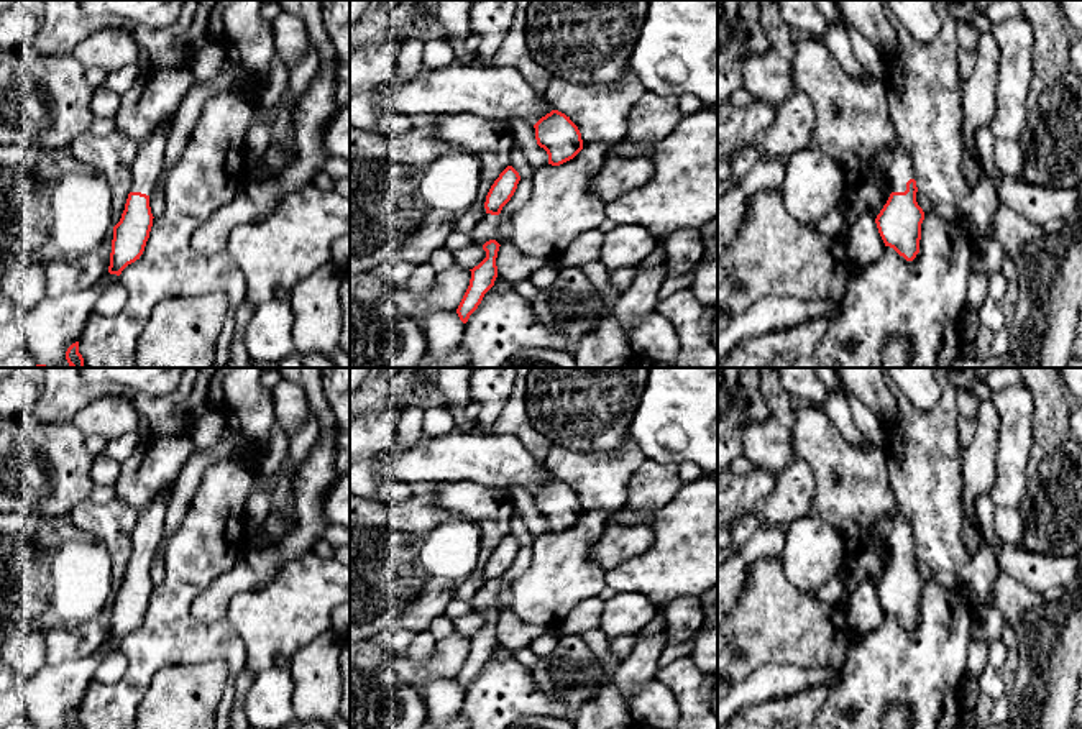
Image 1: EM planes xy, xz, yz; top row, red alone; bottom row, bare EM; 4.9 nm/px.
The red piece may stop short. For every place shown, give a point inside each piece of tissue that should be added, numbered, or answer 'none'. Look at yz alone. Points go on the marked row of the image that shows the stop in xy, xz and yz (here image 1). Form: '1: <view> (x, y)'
1: yz (895, 160)

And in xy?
1: xy (150, 156)

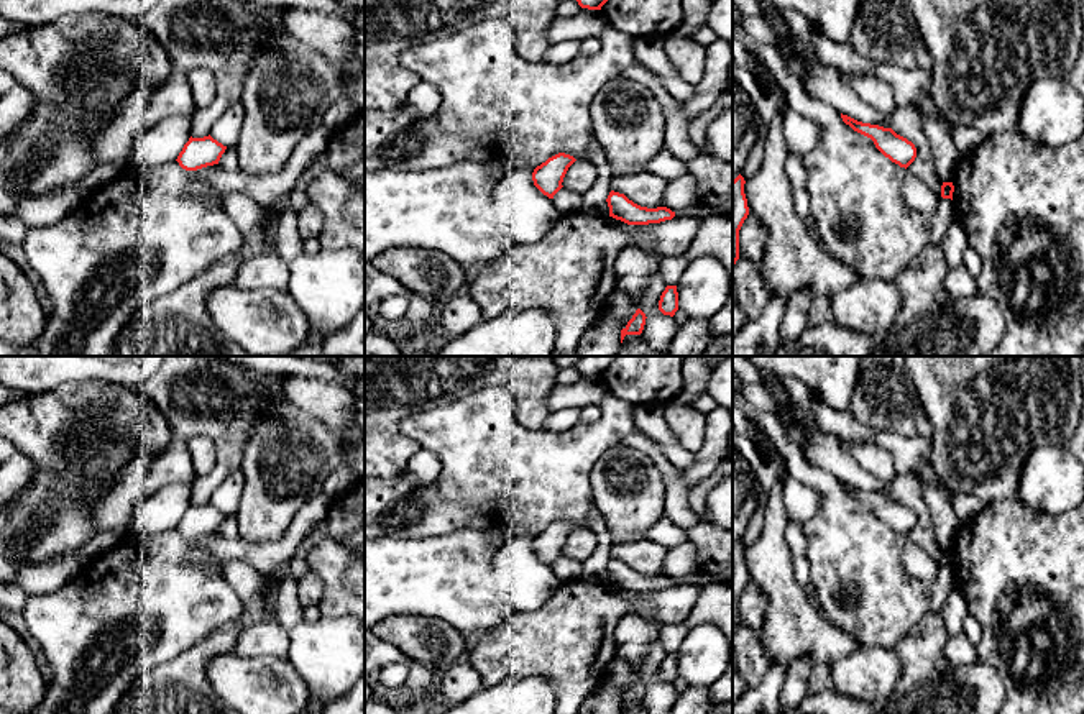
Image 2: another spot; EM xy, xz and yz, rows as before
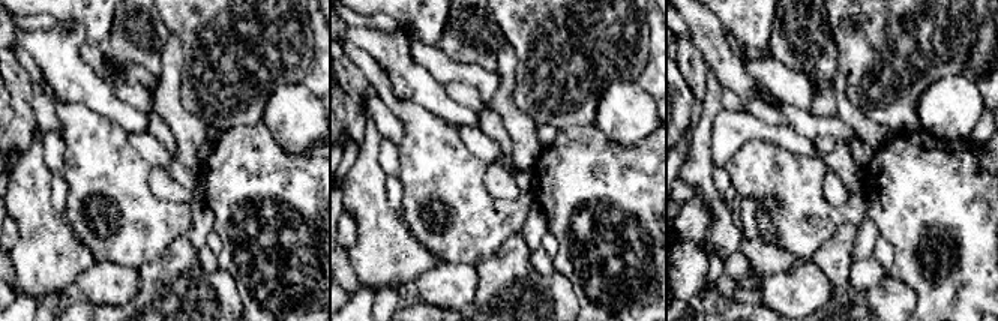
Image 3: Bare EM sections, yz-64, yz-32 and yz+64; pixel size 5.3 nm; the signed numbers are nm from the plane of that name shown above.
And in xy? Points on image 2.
none

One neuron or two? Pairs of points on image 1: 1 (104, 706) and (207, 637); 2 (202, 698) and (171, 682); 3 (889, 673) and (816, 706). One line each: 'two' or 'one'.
1: one
2: one
3: one

